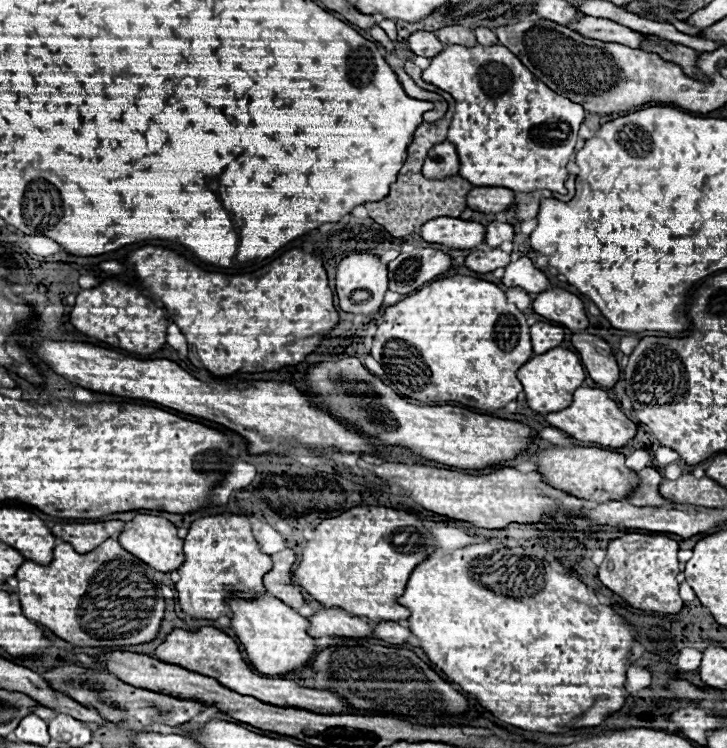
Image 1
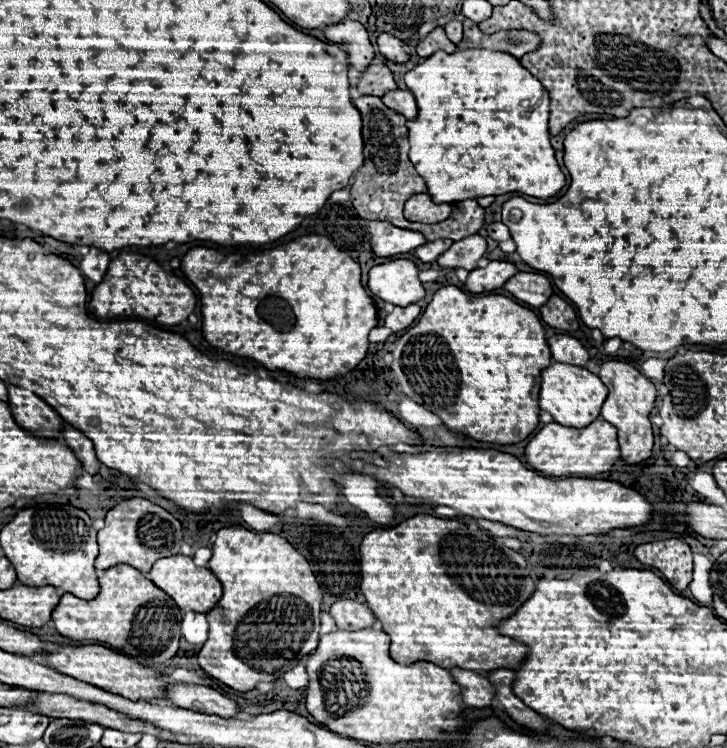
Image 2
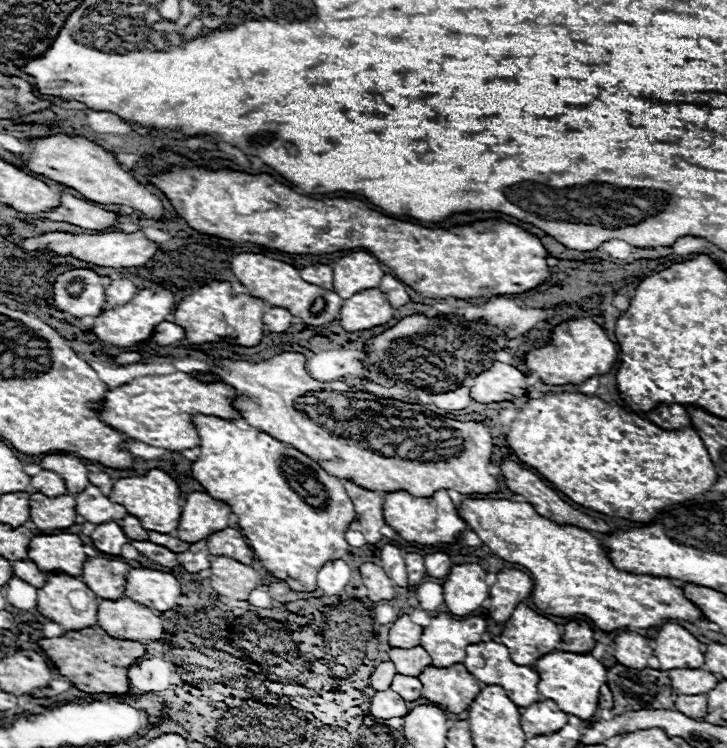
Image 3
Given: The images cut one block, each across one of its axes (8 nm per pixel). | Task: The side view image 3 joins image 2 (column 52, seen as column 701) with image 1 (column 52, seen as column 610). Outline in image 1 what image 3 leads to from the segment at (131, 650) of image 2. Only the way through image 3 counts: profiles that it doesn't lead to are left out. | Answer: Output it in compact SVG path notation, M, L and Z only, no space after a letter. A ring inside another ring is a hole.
M114 538L106 540L94 552L88 554L78 554L70 544L60 542L54 548L52 564L40 566L28 560L18 568L16 578L22 612L30 620L44 624L56 636L80 648L120 648L146 644L156 638L160 624L164 620L166 604L160 596L162 582L154 578L154 570L148 564L144 564L136 556L130 556L130 552L126 552Z

